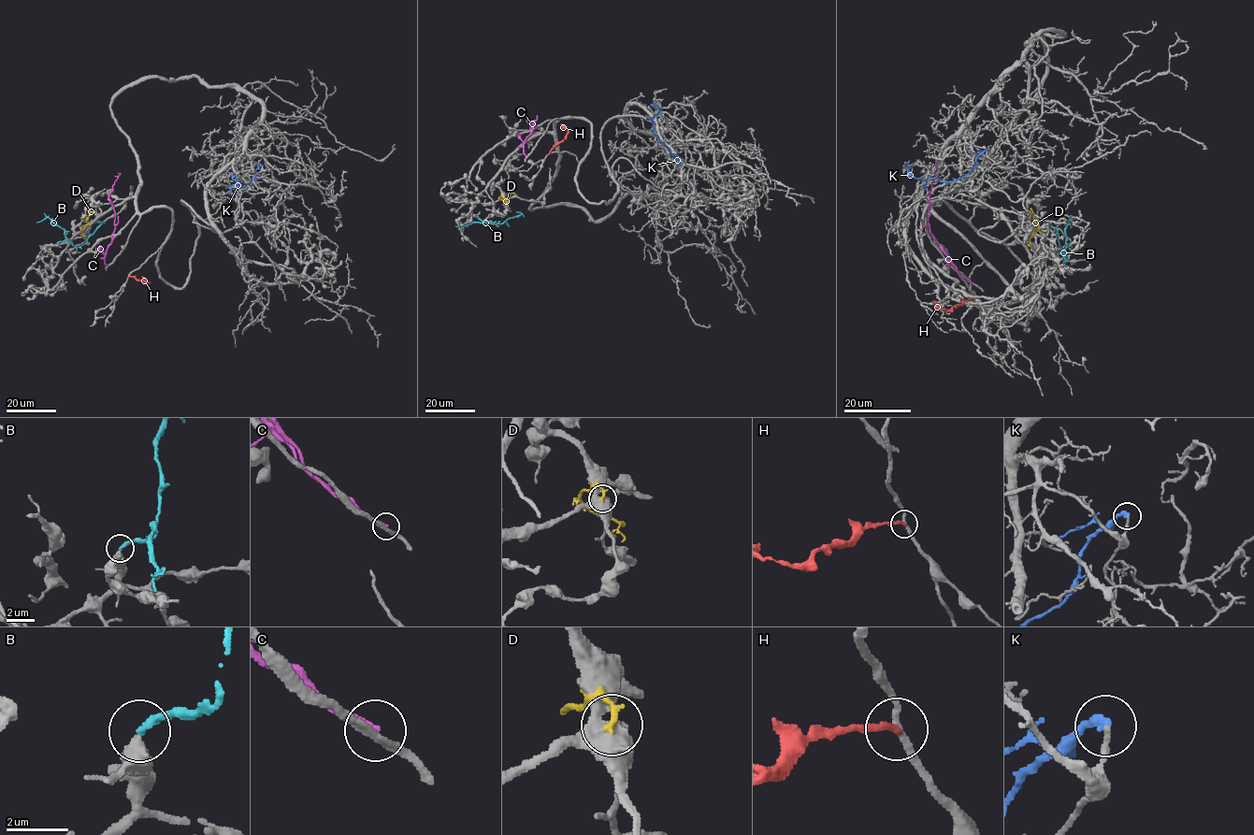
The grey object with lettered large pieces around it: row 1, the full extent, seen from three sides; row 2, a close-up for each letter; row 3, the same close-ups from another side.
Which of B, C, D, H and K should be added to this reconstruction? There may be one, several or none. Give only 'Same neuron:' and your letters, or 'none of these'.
Same neuron: none of these

